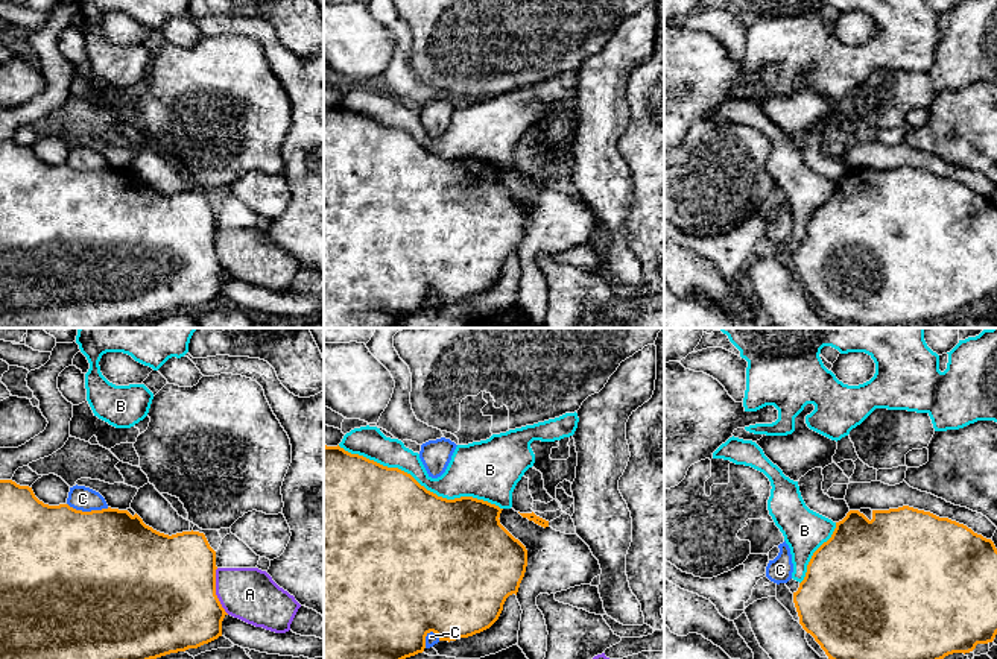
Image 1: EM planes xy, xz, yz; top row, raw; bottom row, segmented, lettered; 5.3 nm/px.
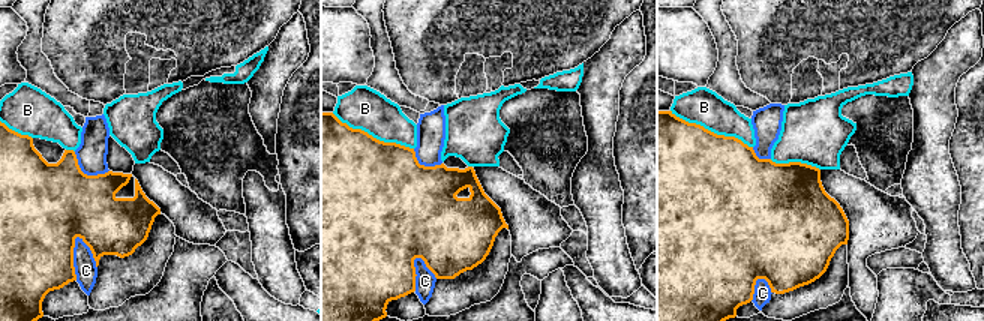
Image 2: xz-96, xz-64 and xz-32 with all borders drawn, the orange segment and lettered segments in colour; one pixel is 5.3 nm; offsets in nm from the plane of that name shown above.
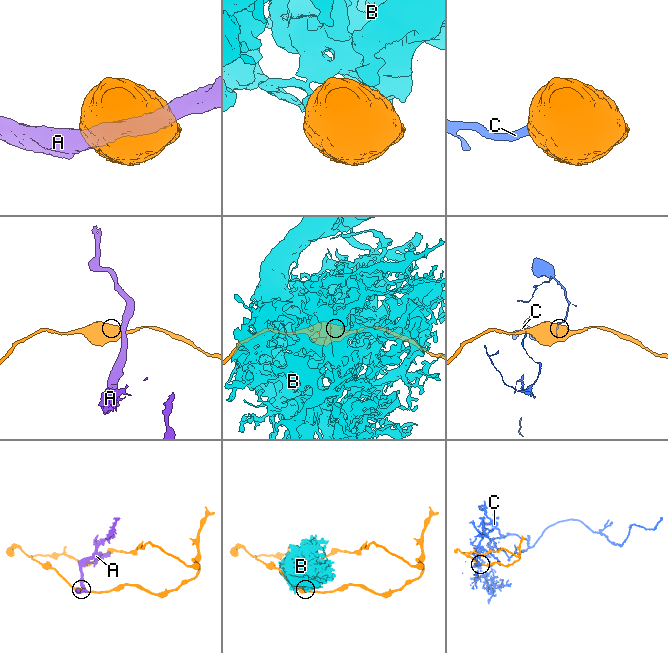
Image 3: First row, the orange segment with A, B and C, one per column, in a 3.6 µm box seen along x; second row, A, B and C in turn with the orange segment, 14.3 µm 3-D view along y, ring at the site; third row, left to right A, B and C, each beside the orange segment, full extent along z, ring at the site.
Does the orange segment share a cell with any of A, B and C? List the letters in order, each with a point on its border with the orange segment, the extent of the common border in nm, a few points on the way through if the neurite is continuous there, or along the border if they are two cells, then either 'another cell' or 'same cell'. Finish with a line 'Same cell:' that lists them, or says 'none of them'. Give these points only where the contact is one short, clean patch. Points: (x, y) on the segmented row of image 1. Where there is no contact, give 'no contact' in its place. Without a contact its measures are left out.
A: contact xy (215, 591); length 260 nm; another cell
B: contact xz (418, 483); length 950 nm; another cell
C: contact xy (88, 512); length 220 nm; another cell
Same cell: none of them

